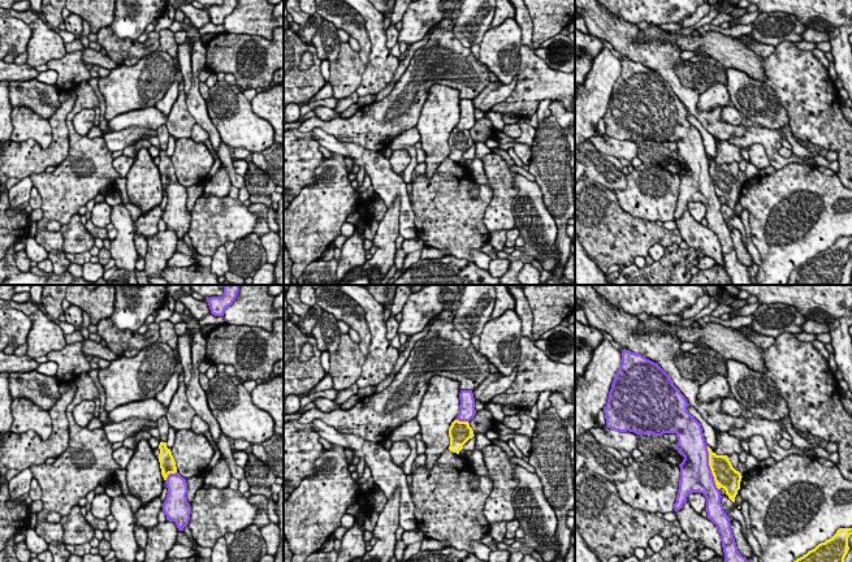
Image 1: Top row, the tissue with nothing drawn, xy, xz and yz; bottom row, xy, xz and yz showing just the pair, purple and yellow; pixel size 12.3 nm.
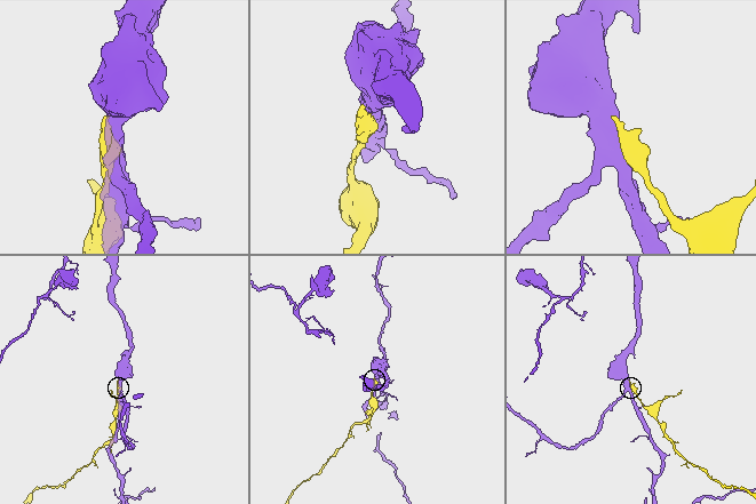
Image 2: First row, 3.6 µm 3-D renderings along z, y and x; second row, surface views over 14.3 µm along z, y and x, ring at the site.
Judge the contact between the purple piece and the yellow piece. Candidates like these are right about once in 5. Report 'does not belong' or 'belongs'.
does not belong

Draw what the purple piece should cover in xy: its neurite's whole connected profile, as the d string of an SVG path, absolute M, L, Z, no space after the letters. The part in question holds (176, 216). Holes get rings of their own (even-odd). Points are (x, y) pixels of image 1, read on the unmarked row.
M178 181L169 182L165 189L168 203L163 212L163 220L166 229L174 230L178 239L189 233L191 215L187 211L187 191Z

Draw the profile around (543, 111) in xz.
M545 99L545 100L541 100L541 101L539 103L539 107L537 107L537 111L536 111L537 121L539 121L539 122L552 114L549 105L550 105L553 101L554 101L554 100L552 100L552 99Z

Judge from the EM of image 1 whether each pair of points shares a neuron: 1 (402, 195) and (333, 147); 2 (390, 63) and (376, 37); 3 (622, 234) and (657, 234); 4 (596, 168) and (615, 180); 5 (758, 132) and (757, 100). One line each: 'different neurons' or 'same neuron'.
1: same neuron
2: same neuron
3: same neuron
4: same neuron
5: different neurons

